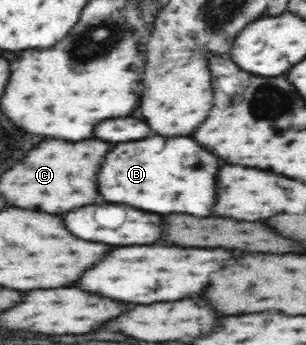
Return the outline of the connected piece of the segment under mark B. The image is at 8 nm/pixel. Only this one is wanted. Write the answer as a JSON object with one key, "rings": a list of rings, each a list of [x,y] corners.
{"rings":[[[153,136],[117,144],[105,160],[99,184],[103,198],[115,204],[127,204],[155,214],[213,216],[209,212],[209,200],[213,200],[213,176],[217,176],[217,168],[221,168],[221,160],[213,152],[205,152],[193,138]]]}

